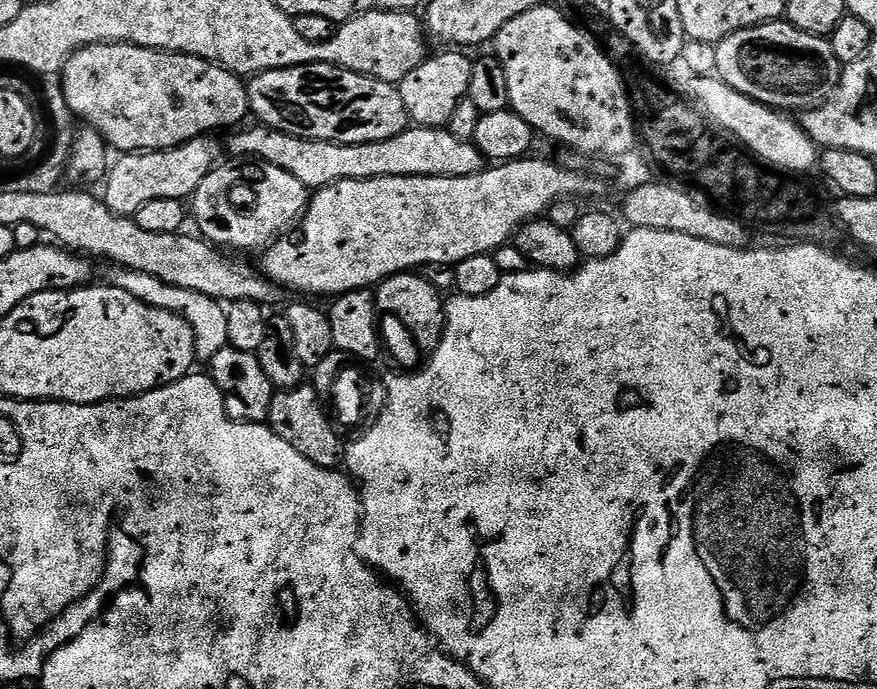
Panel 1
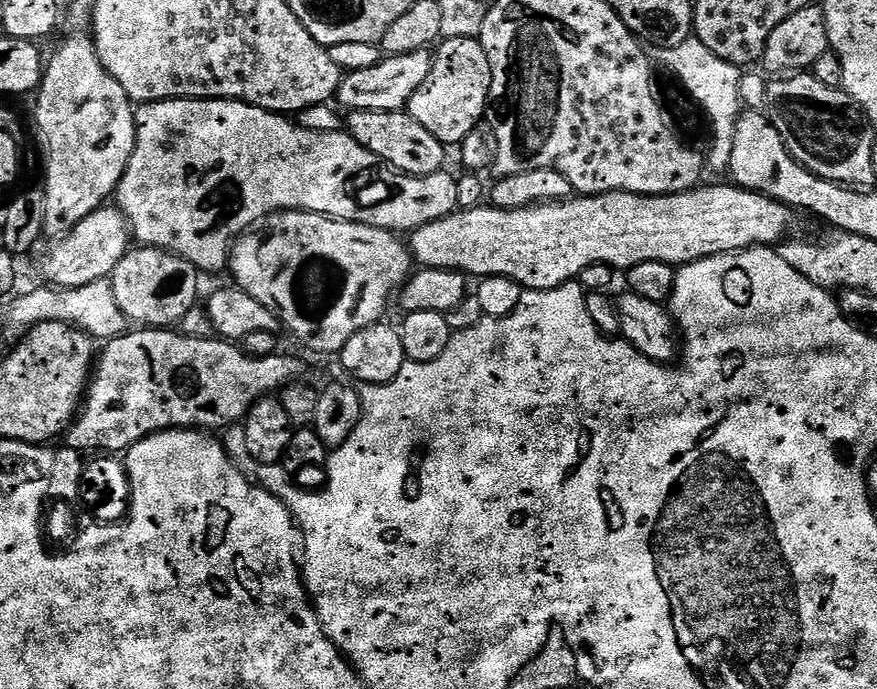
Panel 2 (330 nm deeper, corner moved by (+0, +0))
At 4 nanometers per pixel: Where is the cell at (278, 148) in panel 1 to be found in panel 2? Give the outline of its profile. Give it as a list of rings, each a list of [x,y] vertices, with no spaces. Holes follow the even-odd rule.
[[[160,100],[157,104],[142,104],[135,109],[136,113],[136,145],[134,154],[126,166],[126,174],[120,180],[114,193],[115,203],[124,213],[130,225],[131,235],[135,243],[149,248],[167,248],[169,252],[177,252],[190,261],[201,273],[220,272],[229,267],[232,258],[232,246],[245,232],[257,227],[273,212],[317,212],[320,216],[333,216],[336,220],[349,220],[355,224],[365,224],[375,228],[385,228],[388,232],[411,234],[416,229],[434,222],[438,218],[446,218],[451,212],[460,208],[458,202],[458,179],[451,176],[448,170],[441,170],[425,176],[408,176],[383,163],[370,149],[362,147],[357,140],[343,132],[315,132],[306,130],[295,119],[287,115],[271,112],[253,104],[245,104],[243,100]]]

